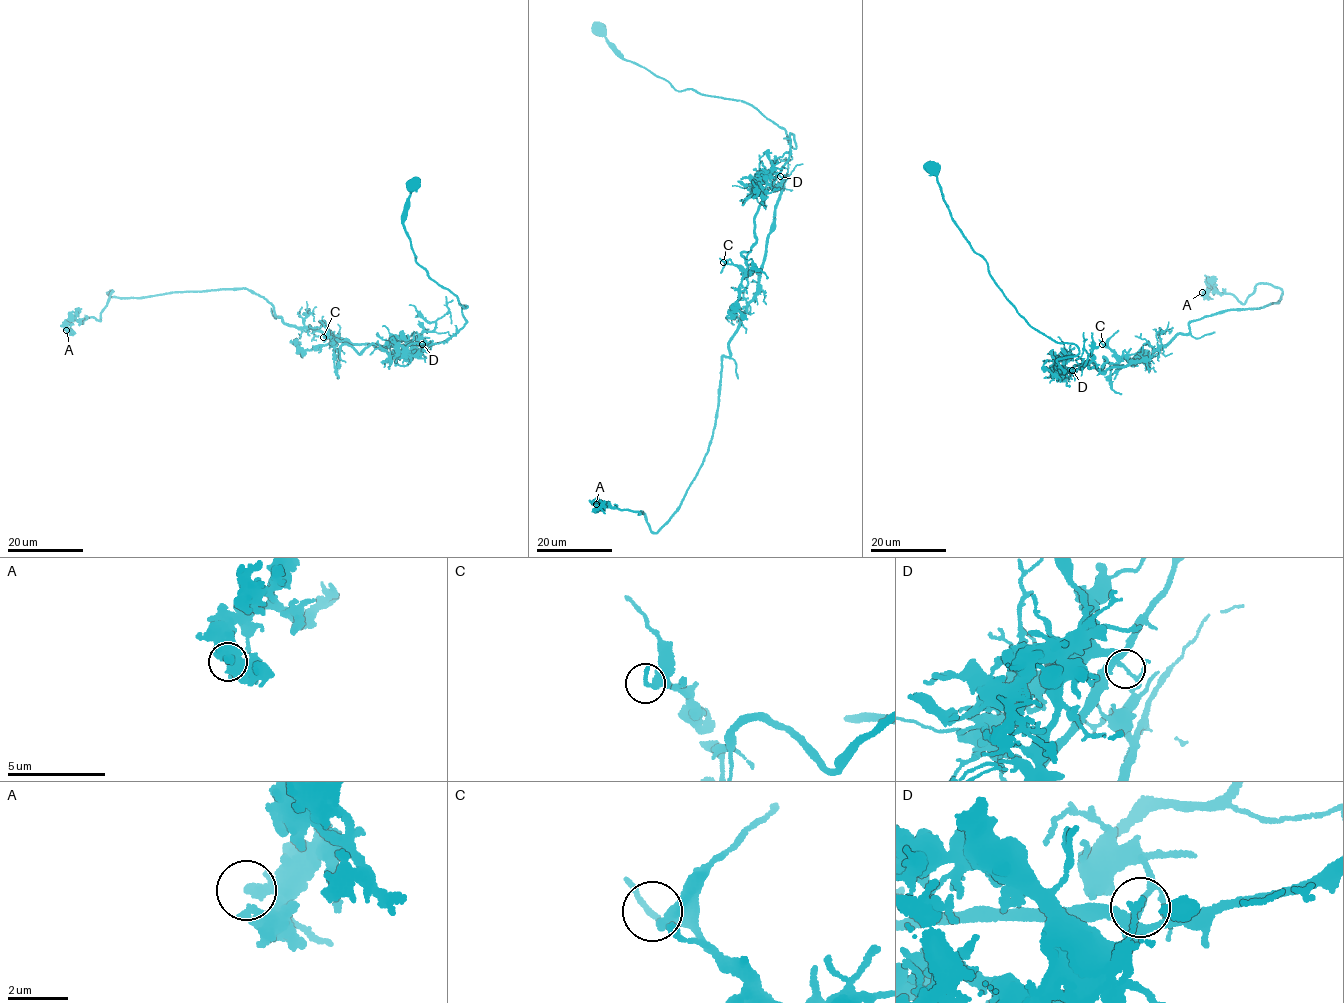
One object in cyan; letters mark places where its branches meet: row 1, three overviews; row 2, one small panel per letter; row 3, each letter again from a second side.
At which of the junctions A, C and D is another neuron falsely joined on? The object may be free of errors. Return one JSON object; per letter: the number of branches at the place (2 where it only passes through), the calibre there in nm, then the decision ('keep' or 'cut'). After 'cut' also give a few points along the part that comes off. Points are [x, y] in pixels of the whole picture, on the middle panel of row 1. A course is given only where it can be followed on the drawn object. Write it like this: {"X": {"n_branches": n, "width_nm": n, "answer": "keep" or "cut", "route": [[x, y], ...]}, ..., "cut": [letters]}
{"A": {"n_branches": 2, "width_nm": 200, "answer": "keep"}, "C": {"n_branches": 2, "width_nm": 200, "answer": "keep"}, "D": {"n_branches": 2, "width_nm": 150, "answer": "cut", "route": [[779, 176], [758, 293], [723, 356], [703, 463], [657, 531], [641, 511], [600, 507], [605, 513]]}, "cut": ["D"]}

